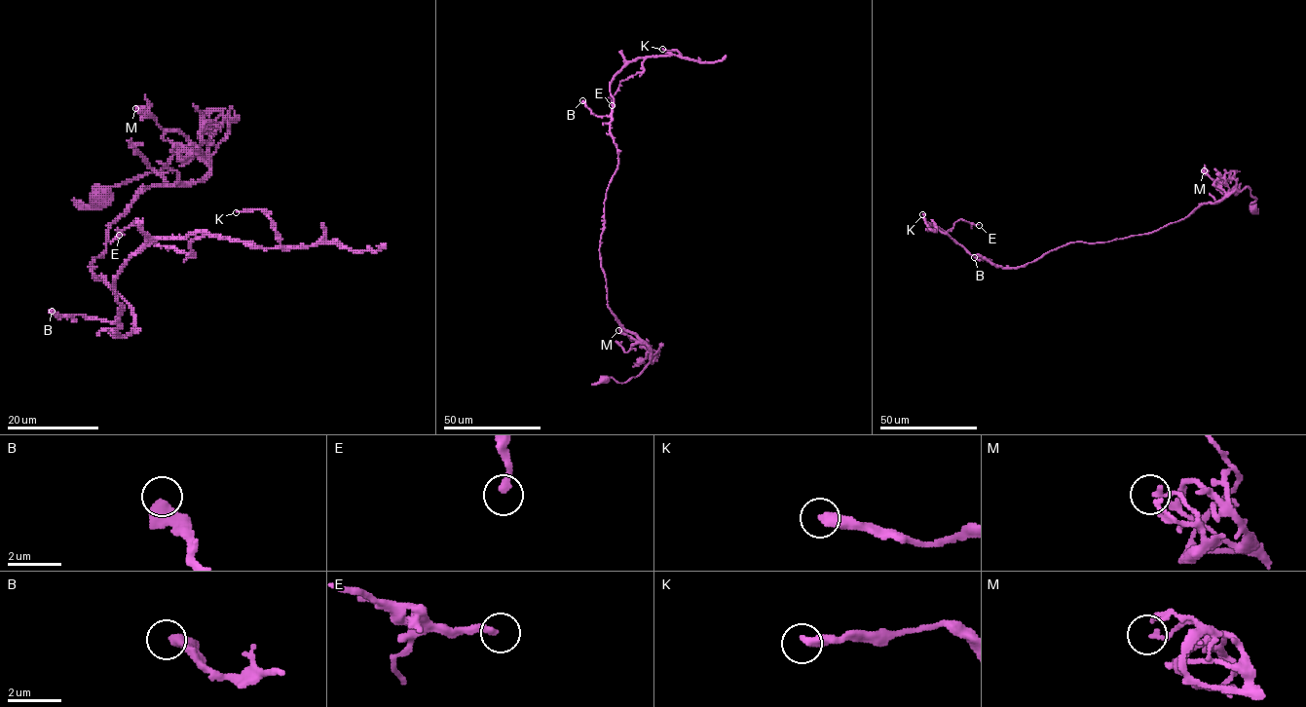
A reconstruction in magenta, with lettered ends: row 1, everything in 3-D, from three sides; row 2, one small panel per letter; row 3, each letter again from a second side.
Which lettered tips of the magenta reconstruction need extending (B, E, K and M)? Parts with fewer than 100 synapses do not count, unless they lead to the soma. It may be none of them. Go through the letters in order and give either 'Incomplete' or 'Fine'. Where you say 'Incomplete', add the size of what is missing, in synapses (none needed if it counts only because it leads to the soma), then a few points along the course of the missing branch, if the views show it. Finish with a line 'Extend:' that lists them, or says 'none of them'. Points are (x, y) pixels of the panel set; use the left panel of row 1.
B: Fine
E: Fine
K: Fine
M: Fine
Extend: none of them

